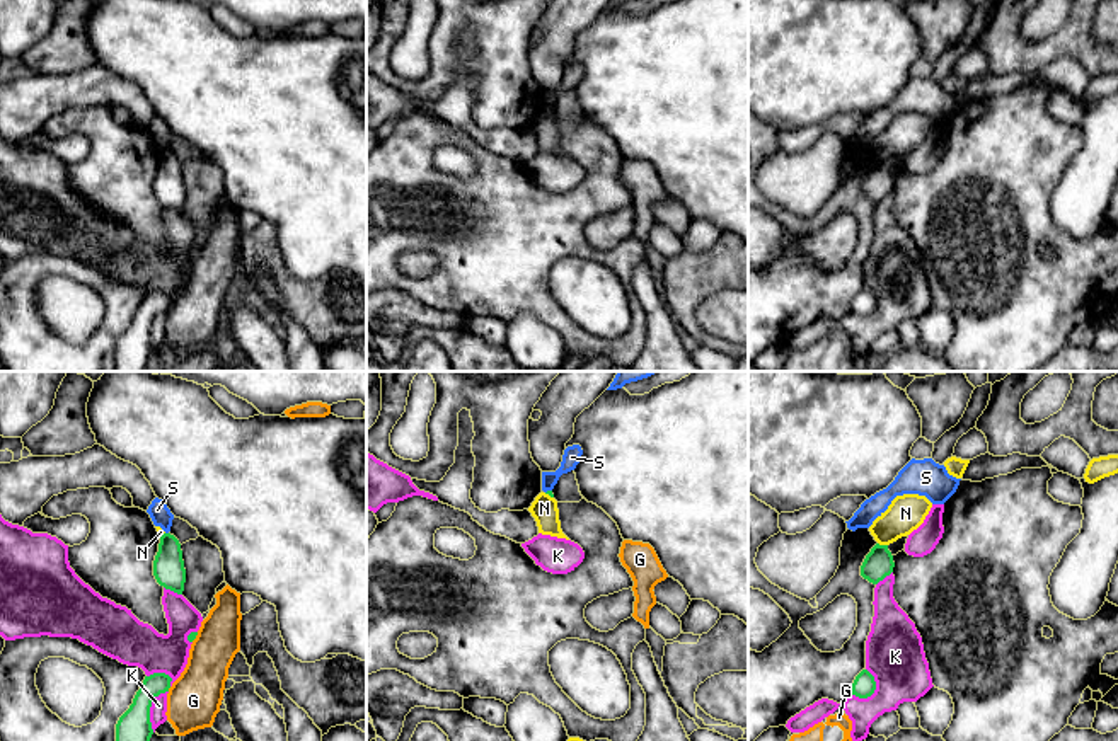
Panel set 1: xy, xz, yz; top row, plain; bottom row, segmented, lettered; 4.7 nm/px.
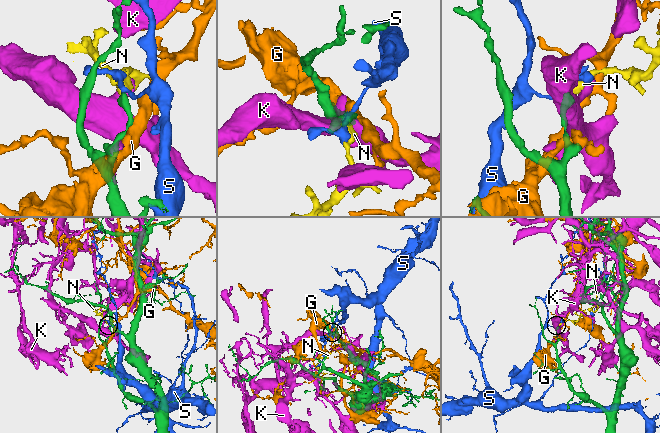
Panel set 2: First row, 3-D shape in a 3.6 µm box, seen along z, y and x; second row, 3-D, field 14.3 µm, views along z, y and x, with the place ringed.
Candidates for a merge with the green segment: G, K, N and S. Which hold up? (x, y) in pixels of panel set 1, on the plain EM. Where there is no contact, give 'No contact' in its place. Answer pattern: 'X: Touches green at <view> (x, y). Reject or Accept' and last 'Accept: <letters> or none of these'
G: Touches green at xy (169, 305). Reject
K: Touches green at xy (149, 327). Reject
N: Touches green at yz (883, 164). Reject
S: Touches green at xz (547, 109). Reject
Accept: none of these

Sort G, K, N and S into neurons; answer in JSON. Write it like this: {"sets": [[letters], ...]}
{"sets": [["G"], ["K"], ["N"], ["S"]]}

